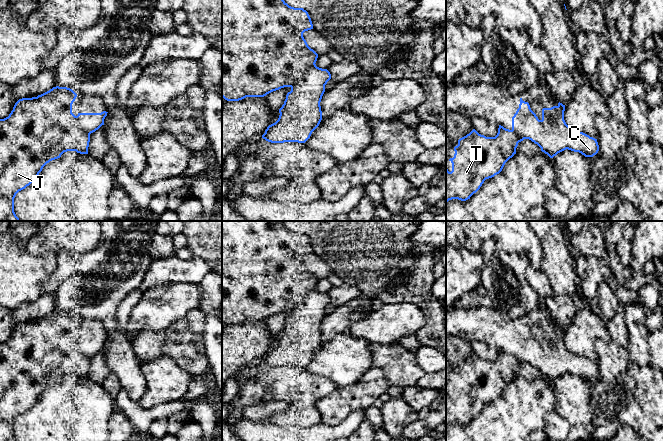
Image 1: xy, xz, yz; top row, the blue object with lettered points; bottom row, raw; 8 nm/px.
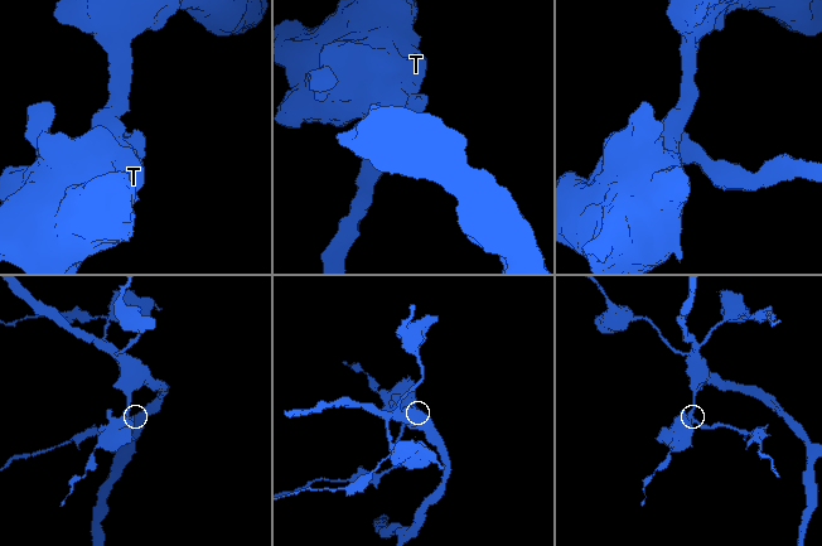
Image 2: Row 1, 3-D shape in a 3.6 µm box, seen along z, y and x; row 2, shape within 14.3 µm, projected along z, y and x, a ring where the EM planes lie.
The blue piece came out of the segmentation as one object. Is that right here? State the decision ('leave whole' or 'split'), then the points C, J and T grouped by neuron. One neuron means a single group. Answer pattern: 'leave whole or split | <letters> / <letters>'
split | C / J T

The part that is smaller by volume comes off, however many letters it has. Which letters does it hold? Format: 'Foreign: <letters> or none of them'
Foreign: C

